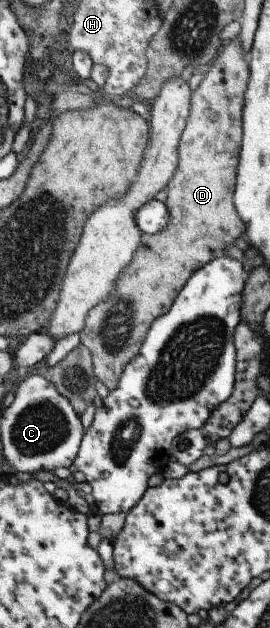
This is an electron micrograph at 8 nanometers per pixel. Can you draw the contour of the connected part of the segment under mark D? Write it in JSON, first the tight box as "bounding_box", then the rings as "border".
{"bounding_box":[78,34,248,391],"border":[[[236,34],[236,37],[232,38],[232,40],[222,43],[214,60],[212,60],[208,66],[203,69],[203,77],[190,95],[190,110],[188,118],[186,119],[186,124],[182,129],[180,140],[178,141],[176,168],[174,170],[174,174],[170,176],[170,180],[166,182],[168,191],[163,203],[166,204],[166,208],[168,208],[168,216],[170,216],[170,220],[168,220],[168,224],[166,224],[166,228],[164,228],[162,232],[157,232],[153,235],[141,234],[139,242],[140,246],[134,250],[134,256],[132,256],[130,266],[126,268],[126,272],[124,272],[124,274],[120,272],[120,274],[118,274],[118,278],[116,278],[116,282],[114,282],[114,292],[112,292],[106,300],[98,302],[96,306],[93,306],[90,310],[88,310],[88,314],[86,314],[86,318],[84,319],[84,326],[78,333],[80,338],[79,342],[86,346],[90,352],[91,364],[93,366],[93,374],[95,375],[95,378],[100,380],[100,382],[102,382],[109,391],[118,386],[118,379],[120,378],[122,369],[128,364],[129,360],[132,360],[132,358],[138,354],[138,349],[142,344],[142,339],[154,318],[158,318],[160,314],[168,312],[168,308],[170,308],[170,305],[174,302],[174,298],[176,298],[178,291],[182,288],[182,286],[184,286],[188,278],[192,276],[192,273],[195,270],[198,270],[198,268],[202,268],[202,265],[208,262],[208,258],[212,258],[212,254],[222,252],[222,242],[224,242],[224,246],[226,246],[226,244],[230,244],[234,238],[238,238],[238,236],[242,234],[240,218],[236,218],[236,212],[232,210],[232,186],[234,186],[236,156],[238,156],[238,150],[240,150],[240,148],[238,148],[238,138],[240,138],[242,92],[246,90],[246,78],[248,78],[248,70],[246,70],[246,62],[244,62],[244,58],[246,58],[246,56],[248,56],[248,52],[246,52],[246,54],[242,52],[240,42],[238,42],[238,34]]]}

